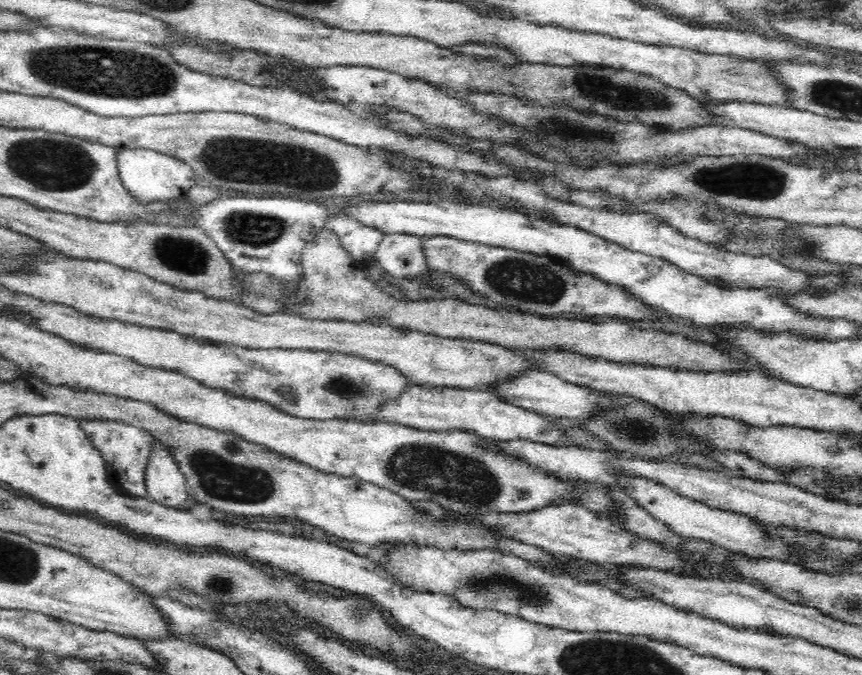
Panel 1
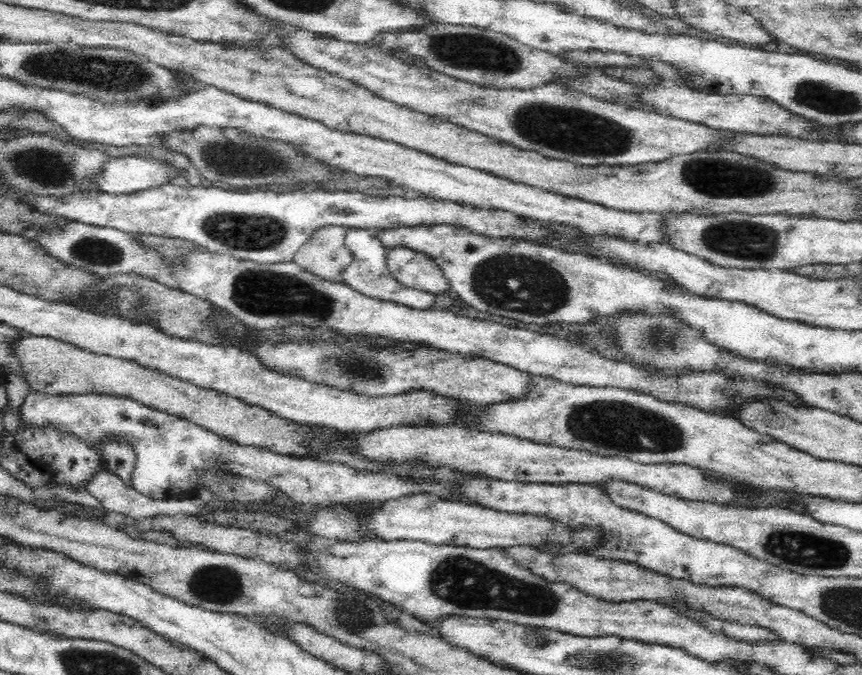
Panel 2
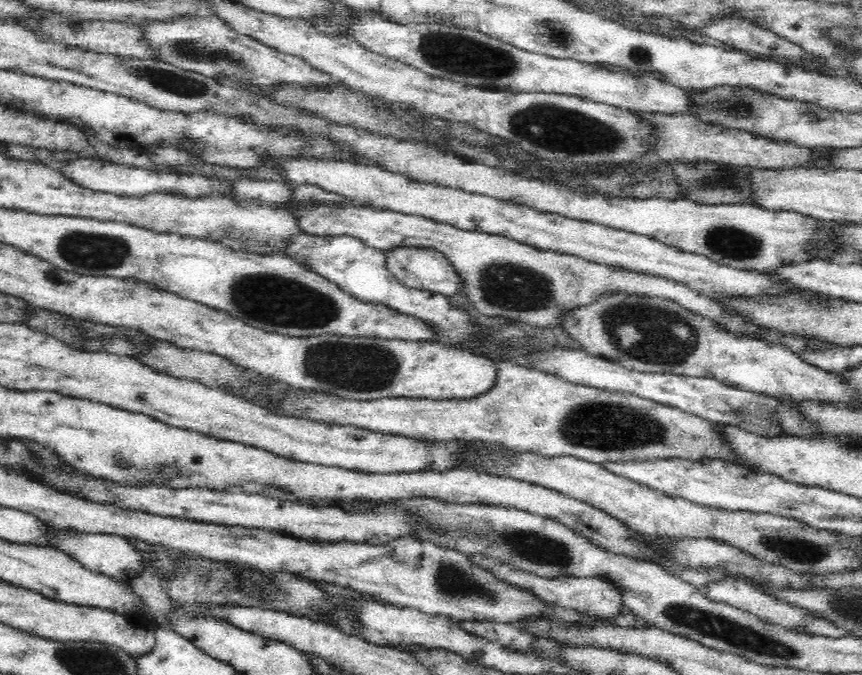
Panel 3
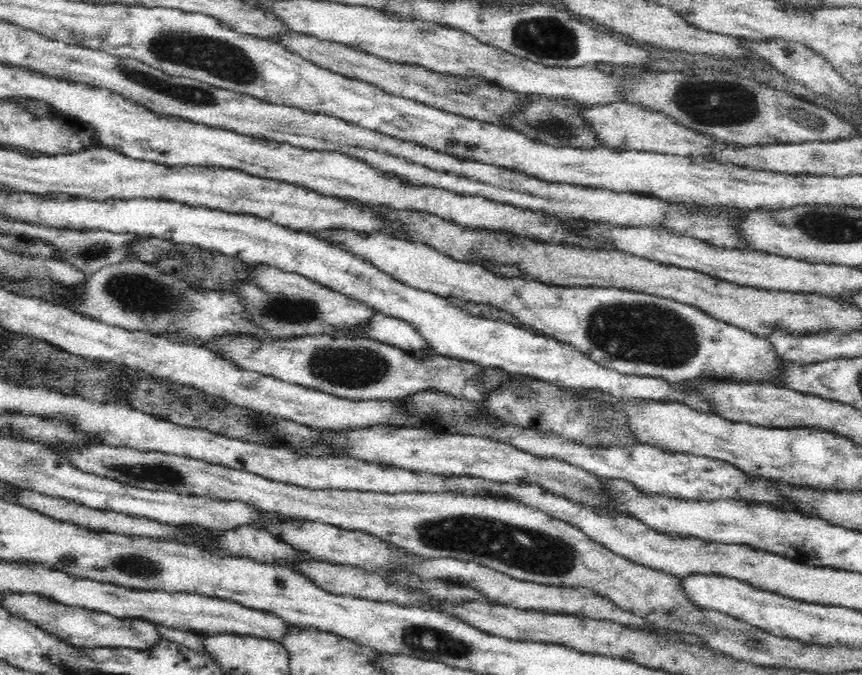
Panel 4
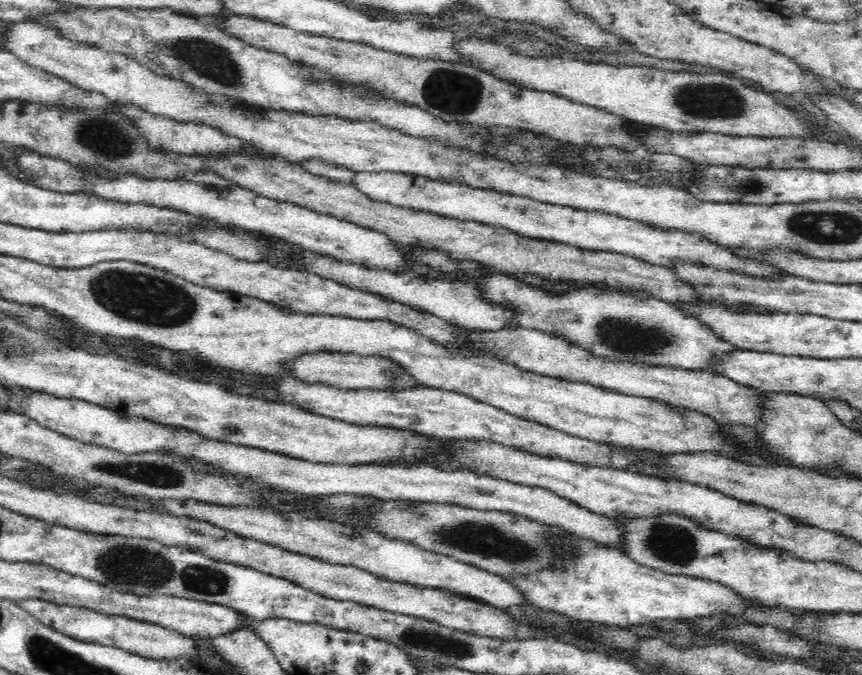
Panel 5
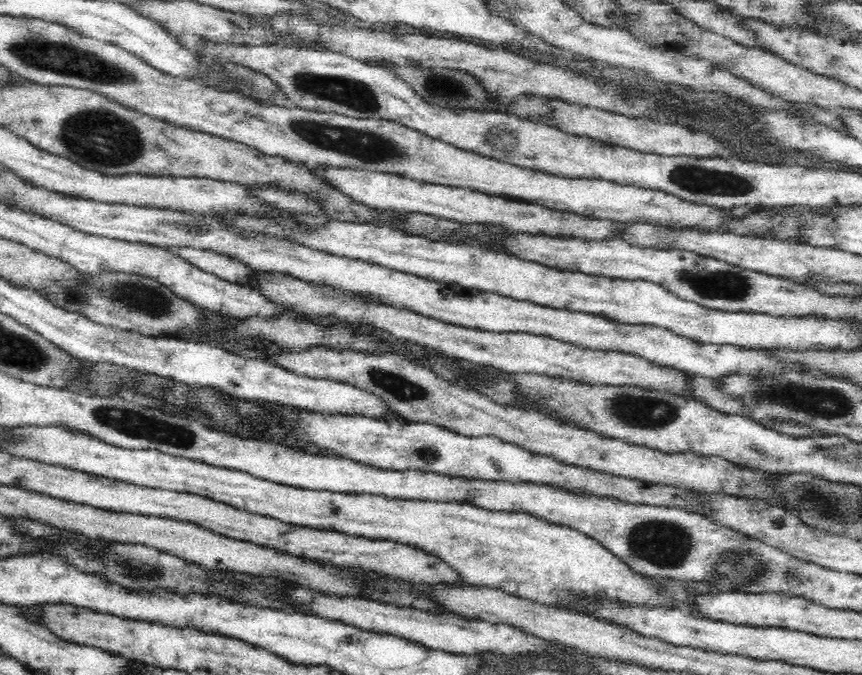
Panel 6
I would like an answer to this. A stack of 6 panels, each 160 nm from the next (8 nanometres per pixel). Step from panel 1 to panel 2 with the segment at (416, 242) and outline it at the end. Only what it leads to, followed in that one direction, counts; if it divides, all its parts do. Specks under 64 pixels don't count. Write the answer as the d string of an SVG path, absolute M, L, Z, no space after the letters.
M400 245L387 249L386 264L401 285L413 290L425 290L436 295L450 290L448 280L430 257L409 246Z

